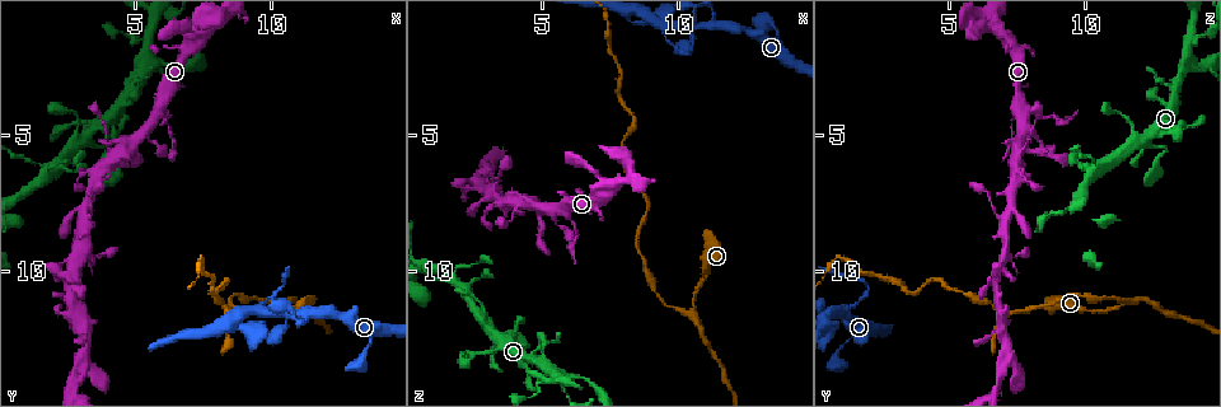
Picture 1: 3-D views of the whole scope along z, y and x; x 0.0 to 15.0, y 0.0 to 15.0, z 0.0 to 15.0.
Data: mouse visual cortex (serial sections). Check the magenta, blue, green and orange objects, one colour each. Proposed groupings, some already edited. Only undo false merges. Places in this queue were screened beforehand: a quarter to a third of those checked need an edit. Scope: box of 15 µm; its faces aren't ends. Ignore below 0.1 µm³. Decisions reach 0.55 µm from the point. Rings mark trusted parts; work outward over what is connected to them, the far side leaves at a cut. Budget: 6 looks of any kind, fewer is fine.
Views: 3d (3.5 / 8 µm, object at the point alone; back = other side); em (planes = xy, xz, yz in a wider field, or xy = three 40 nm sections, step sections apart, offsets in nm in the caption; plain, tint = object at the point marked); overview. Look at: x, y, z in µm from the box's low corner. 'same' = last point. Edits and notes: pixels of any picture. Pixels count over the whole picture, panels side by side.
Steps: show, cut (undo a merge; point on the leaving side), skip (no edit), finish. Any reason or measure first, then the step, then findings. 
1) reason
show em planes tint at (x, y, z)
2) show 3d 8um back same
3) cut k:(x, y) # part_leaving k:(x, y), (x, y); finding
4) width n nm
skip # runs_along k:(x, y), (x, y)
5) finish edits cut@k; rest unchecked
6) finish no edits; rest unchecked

three-way junction
show 3d 3.5um at (11.8, 11.5, 0.9)

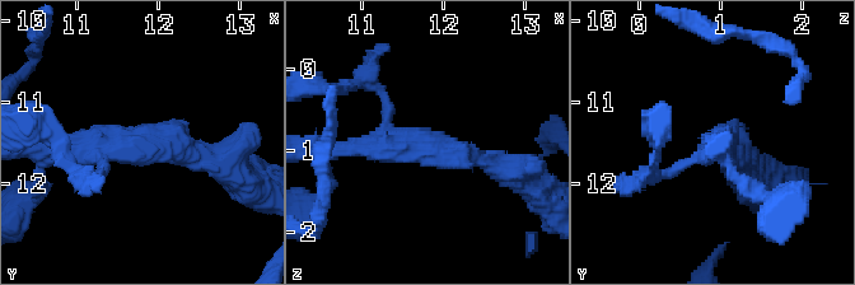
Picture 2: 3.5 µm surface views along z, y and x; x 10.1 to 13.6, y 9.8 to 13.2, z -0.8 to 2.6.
arms 3; arm_widths 150, 200, 250 nm
show em xy step 2 tint at (11.75, 11.50, 0.95)

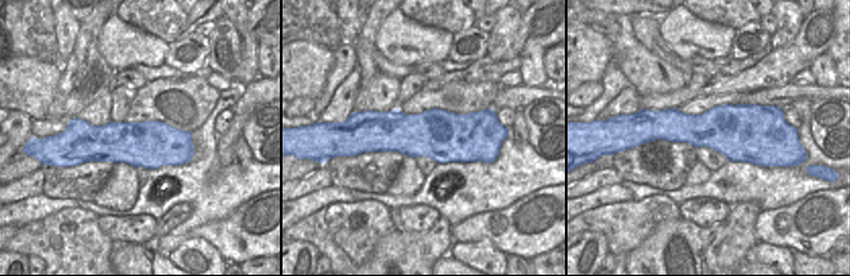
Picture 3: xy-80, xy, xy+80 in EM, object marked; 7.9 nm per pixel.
skip # runs_along 3:(358, 124), (490, 144); all the same cell

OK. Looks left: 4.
branch point
show 3d 8um at (4.9, 5.2, 7.6)

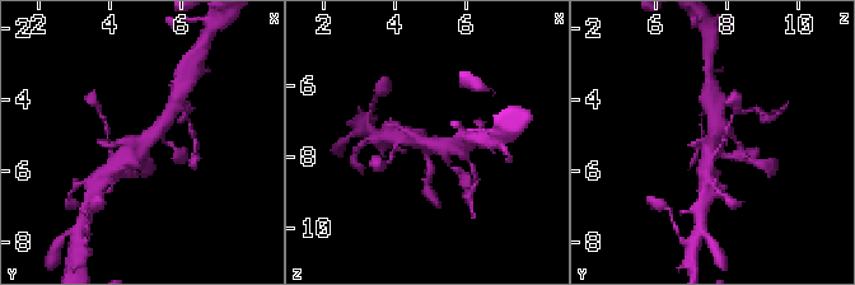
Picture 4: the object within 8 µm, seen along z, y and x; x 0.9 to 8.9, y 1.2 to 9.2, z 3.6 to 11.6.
closer look
show 3d 3.5um back at (4.9, 5.2, 7.6)

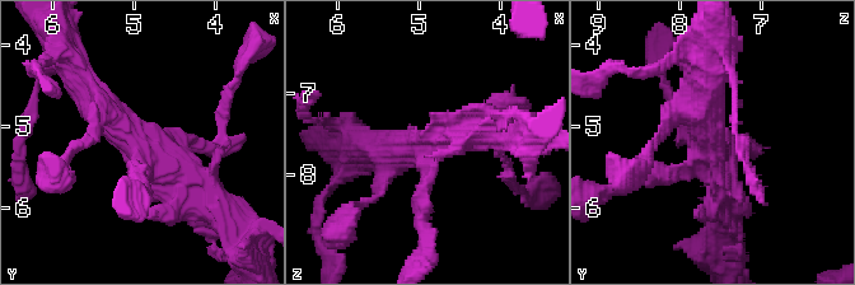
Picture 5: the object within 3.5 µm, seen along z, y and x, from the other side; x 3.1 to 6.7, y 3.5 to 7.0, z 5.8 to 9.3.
need the tissue
show em xy step 1 tint at (4.90, 5.25, 7.60)

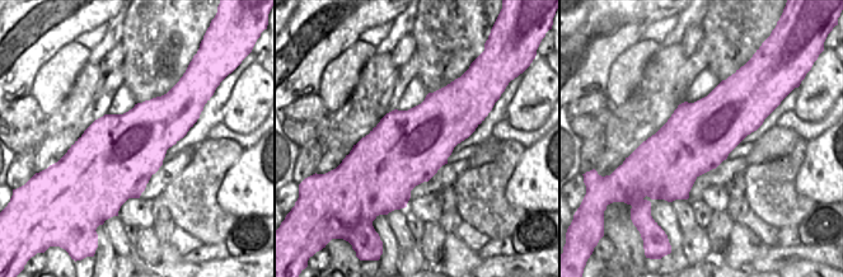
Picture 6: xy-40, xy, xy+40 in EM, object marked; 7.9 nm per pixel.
skip # runs_along 5:(82, 84), (152, 158), (206, 201); continuous, no second cell

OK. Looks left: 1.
finish no edits; rest unchecked

